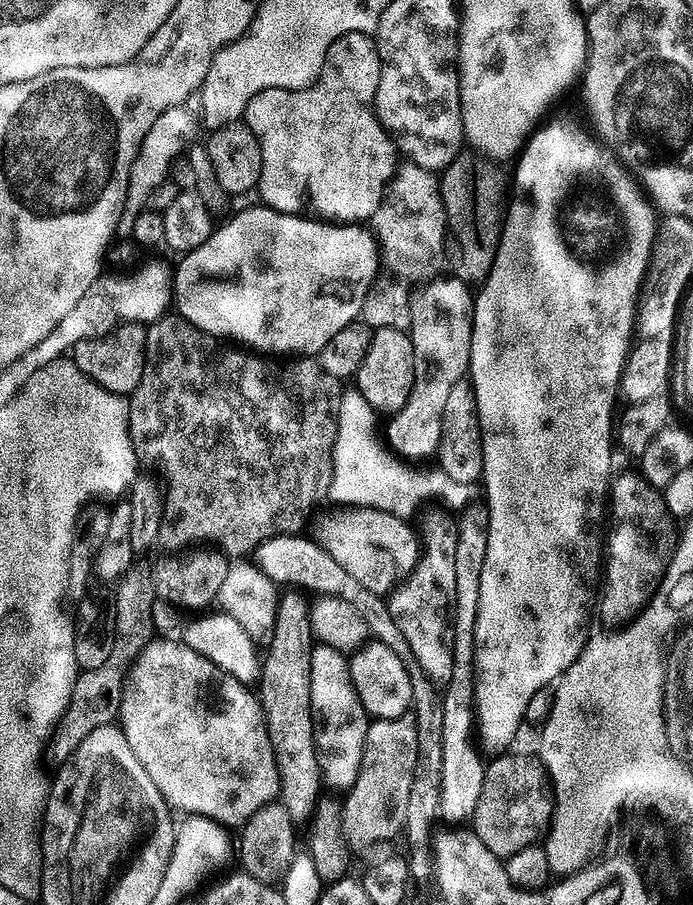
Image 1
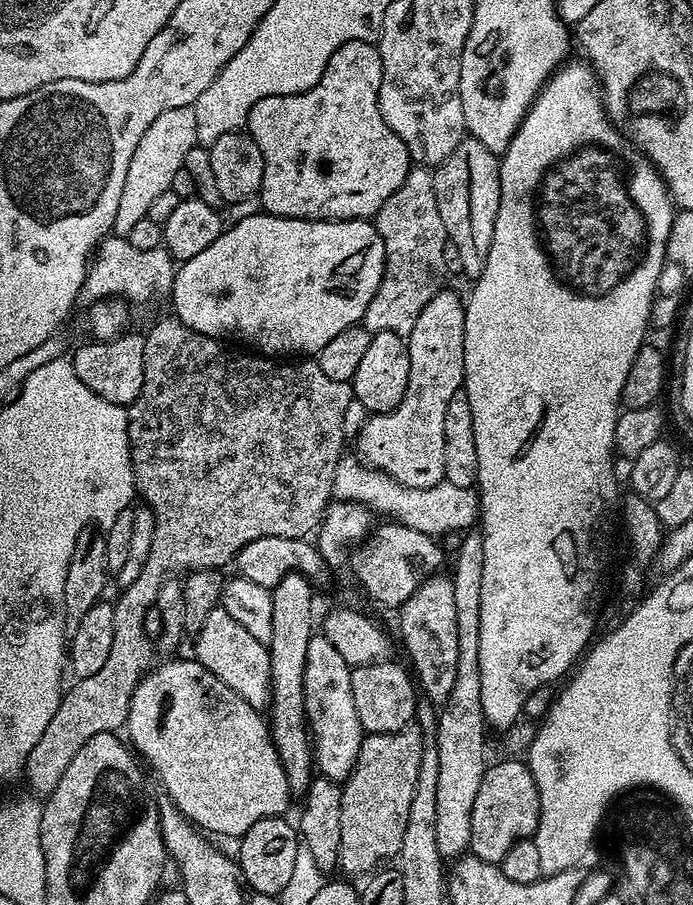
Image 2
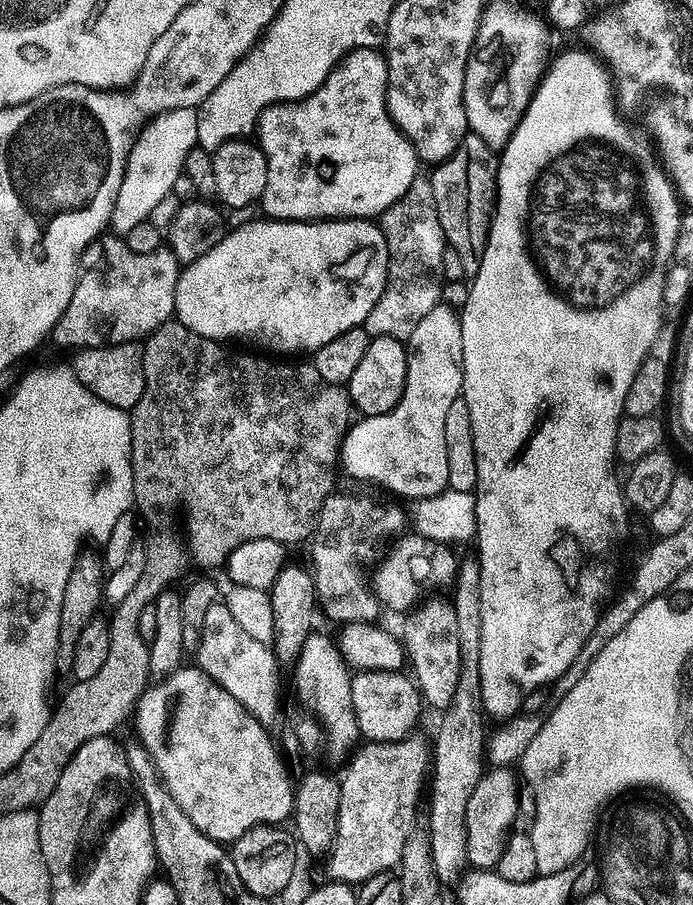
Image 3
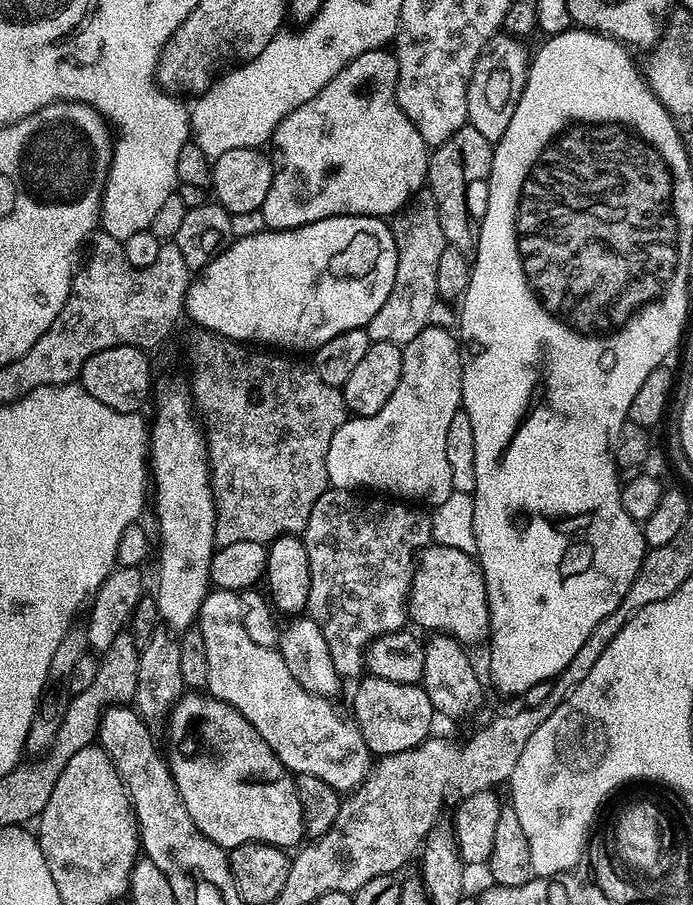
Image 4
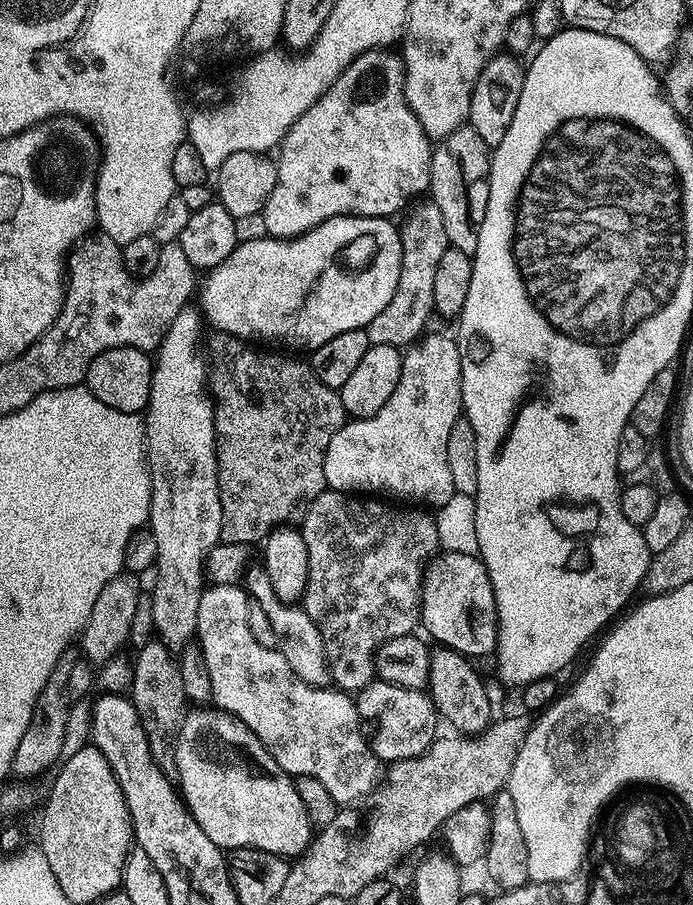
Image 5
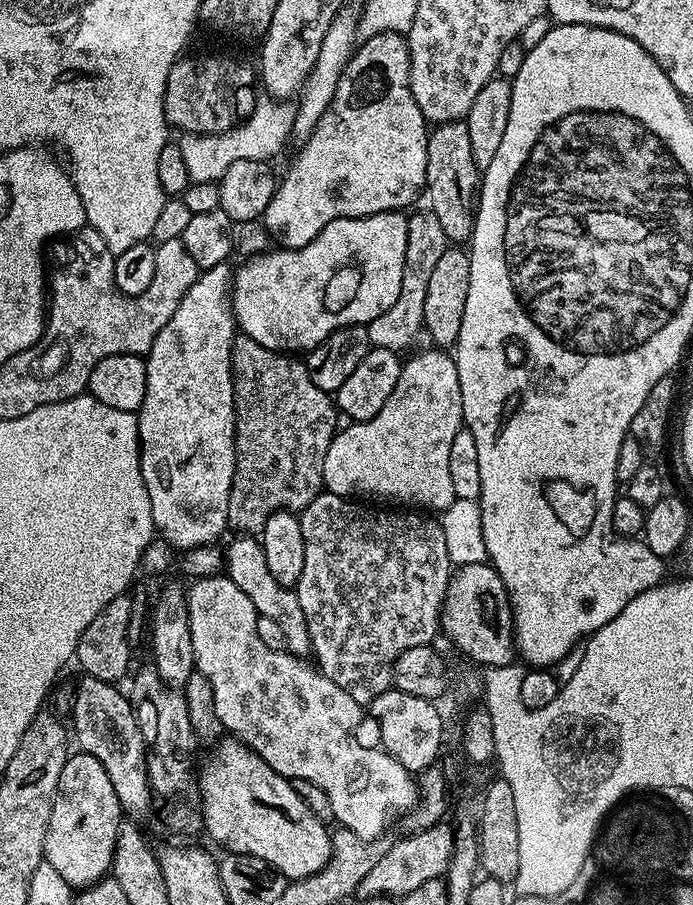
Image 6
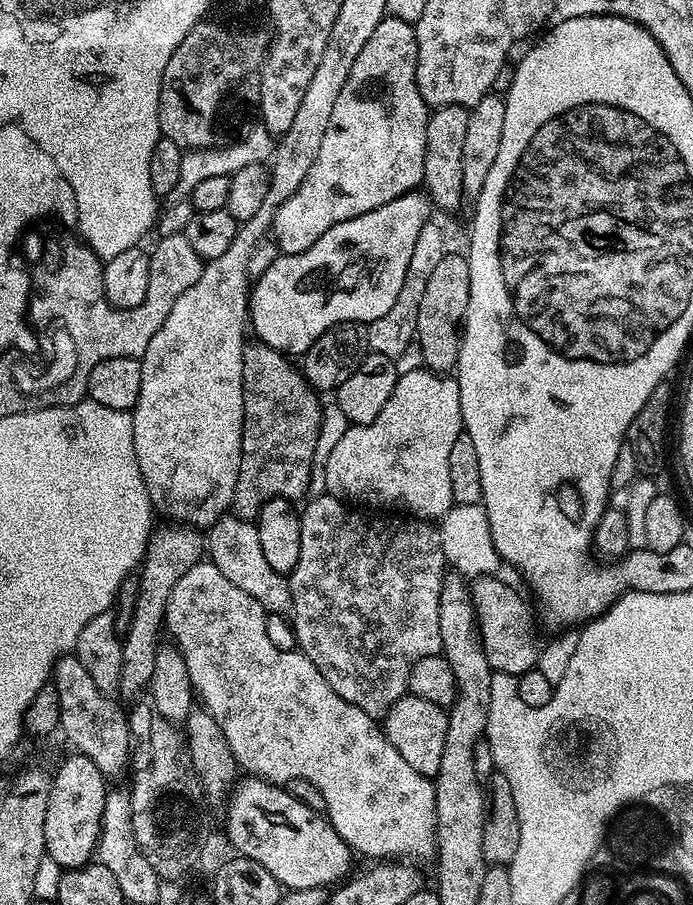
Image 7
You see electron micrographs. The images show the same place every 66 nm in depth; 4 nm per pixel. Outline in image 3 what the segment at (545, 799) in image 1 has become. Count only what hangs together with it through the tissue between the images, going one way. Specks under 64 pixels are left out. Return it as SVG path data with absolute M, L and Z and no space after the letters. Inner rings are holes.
M498 766L485 771L480 777L478 786L474 786L470 802L466 802L466 846L468 863L473 869L495 869L506 833L513 827L511 824L515 822L516 811L520 808L520 796L516 793L516 784L518 788L517 773L511 767Z

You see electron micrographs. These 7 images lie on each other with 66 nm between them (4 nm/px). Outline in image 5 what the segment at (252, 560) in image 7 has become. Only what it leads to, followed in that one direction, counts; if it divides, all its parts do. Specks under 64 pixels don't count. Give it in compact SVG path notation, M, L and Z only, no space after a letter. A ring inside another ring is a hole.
M262 566L249 567L242 576L242 587L249 597L258 606L262 606L266 618L270 618L270 626L274 626L274 635L278 642L276 648L290 662L290 670L298 674L305 682L313 686L324 686L329 683L328 663L326 662L326 650L322 646L322 634L318 634L318 626L306 614L299 603L287 604L274 594L274 586L270 586L270 578Z

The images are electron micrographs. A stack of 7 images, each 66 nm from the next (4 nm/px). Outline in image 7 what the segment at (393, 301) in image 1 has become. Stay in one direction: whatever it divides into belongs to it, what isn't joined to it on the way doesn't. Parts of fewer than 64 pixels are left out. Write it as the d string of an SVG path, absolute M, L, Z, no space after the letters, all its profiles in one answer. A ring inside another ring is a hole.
M425 222L422 230L418 230L418 238L414 242L414 254L410 254L410 266L406 266L406 278L402 278L402 290L398 290L398 298L394 298L394 306L382 314L382 318L367 321L368 347L378 354L386 354L393 358L413 347L416 338L416 323L418 322L418 306L422 302L422 293L426 291L426 281L430 273L442 262L446 251L444 232L433 222Z

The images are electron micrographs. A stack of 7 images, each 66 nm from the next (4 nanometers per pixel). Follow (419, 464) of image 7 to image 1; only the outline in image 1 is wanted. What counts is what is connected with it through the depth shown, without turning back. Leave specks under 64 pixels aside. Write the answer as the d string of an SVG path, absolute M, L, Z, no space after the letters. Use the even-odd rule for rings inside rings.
M445 275L421 283L413 291L410 335L414 346L414 386L402 411L395 413L388 424L387 441L401 457L429 456L440 444L442 410L446 398L461 379L468 376L470 342L472 341L473 293L463 279ZM445 279L445 280L444 280ZM468 287L468 288L467 288Z

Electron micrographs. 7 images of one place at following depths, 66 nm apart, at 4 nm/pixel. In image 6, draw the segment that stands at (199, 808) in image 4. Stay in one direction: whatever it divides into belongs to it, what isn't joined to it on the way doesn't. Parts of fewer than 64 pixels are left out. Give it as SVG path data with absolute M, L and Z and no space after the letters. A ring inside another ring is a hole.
M228 734L223 738L215 741L213 750L208 761L204 765L199 765L198 768L198 783L200 785L200 801L202 802L202 810L204 811L204 826L206 829L206 836L209 836L216 844L221 844L224 850L228 852L237 852L238 854L250 854L254 858L262 858L262 862L266 862L274 870L278 870L288 881L301 880L310 874L314 874L318 870L322 870L327 866L329 860L333 859L334 853L332 850L333 837L328 836L325 821L317 818L310 810L310 806L300 795L294 790L292 781L288 777L278 774L278 770L271 768L266 761L254 750L250 750L243 742L237 740L235 736Z

